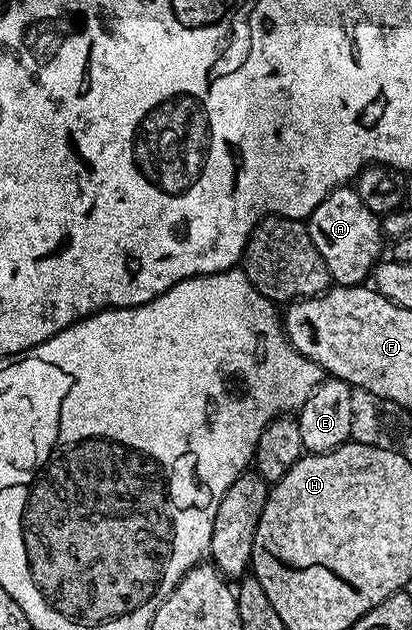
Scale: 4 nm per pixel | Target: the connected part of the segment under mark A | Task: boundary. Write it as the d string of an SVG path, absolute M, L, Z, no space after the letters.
M343 187L328 194L310 213L306 226L335 286L363 284L383 256L384 234L379 214L364 207L357 188Z

